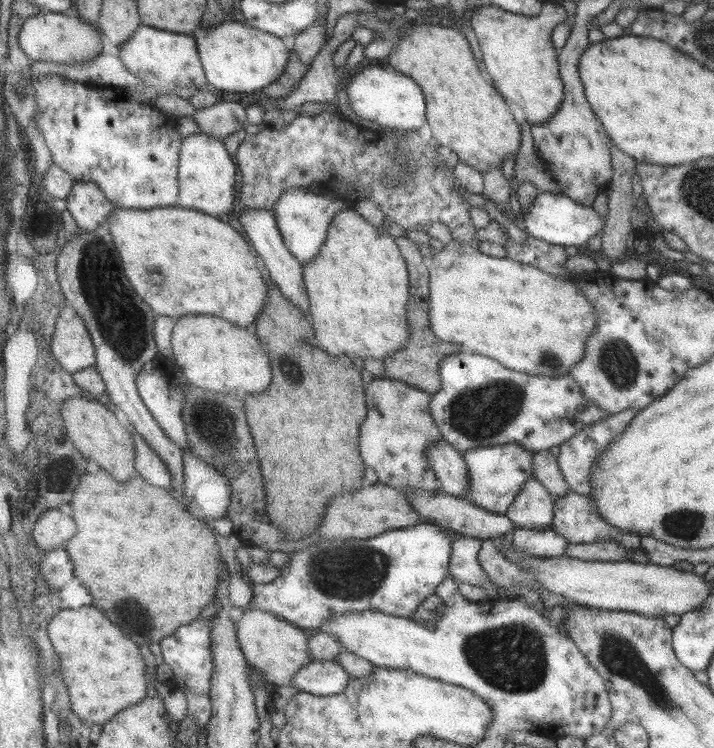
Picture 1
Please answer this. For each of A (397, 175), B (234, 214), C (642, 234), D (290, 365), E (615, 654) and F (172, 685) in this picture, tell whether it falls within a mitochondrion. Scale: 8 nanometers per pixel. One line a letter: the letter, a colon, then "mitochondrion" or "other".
A: mitochondrion
B: other
C: other
D: other
E: mitochondrion
F: other

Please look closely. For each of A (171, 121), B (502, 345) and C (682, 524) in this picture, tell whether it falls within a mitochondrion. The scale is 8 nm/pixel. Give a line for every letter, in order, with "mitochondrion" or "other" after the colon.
A: other
B: other
C: mitochondrion

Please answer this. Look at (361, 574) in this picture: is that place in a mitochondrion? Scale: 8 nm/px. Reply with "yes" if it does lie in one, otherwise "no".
yes

